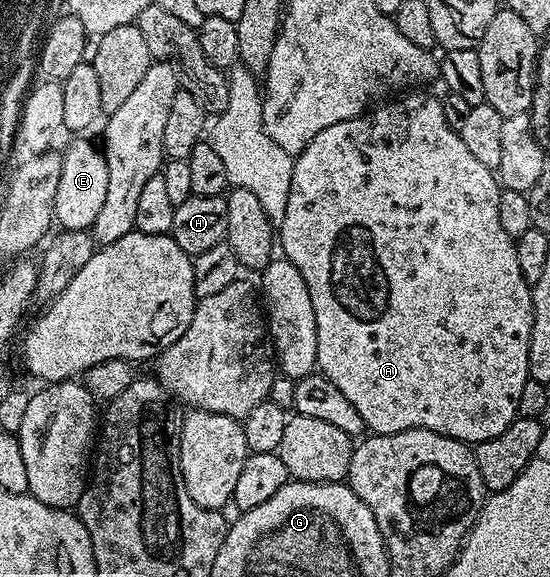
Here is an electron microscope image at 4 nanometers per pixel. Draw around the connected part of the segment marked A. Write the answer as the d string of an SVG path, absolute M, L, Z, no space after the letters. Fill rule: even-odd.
M426 91L407 92L397 99L387 100L377 107L371 108L369 111L360 114L359 117L353 117L344 123L336 123L325 131L320 131L320 135L316 135L316 139L312 139L312 143L308 143L308 147L304 147L304 151L294 157L292 187L288 191L288 211L284 211L284 219L280 222L276 237L280 242L281 252L282 249L286 252L283 253L285 260L293 263L296 271L300 271L300 275L304 275L304 283L308 283L308 295L312 295L312 311L316 311L317 368L323 377L327 377L348 398L352 403L352 407L356 407L356 411L360 411L360 419L364 419L366 429L374 435L399 433L409 429L427 429L457 441L477 443L488 439L496 439L496 435L500 435L500 431L504 431L518 416L520 395L524 391L524 383L530 380L528 347L532 339L532 323L534 322L534 294L532 286L527 283L523 272L520 271L520 263L516 260L515 238L510 237L508 231L504 231L504 227L500 224L500 195L502 189L495 170L484 167L484 163L478 162L468 152L468 147L464 147L464 139L460 139L458 131L450 126L448 119L444 119L444 107L441 100L437 96L435 98L429 97L428 94L422 92Z

